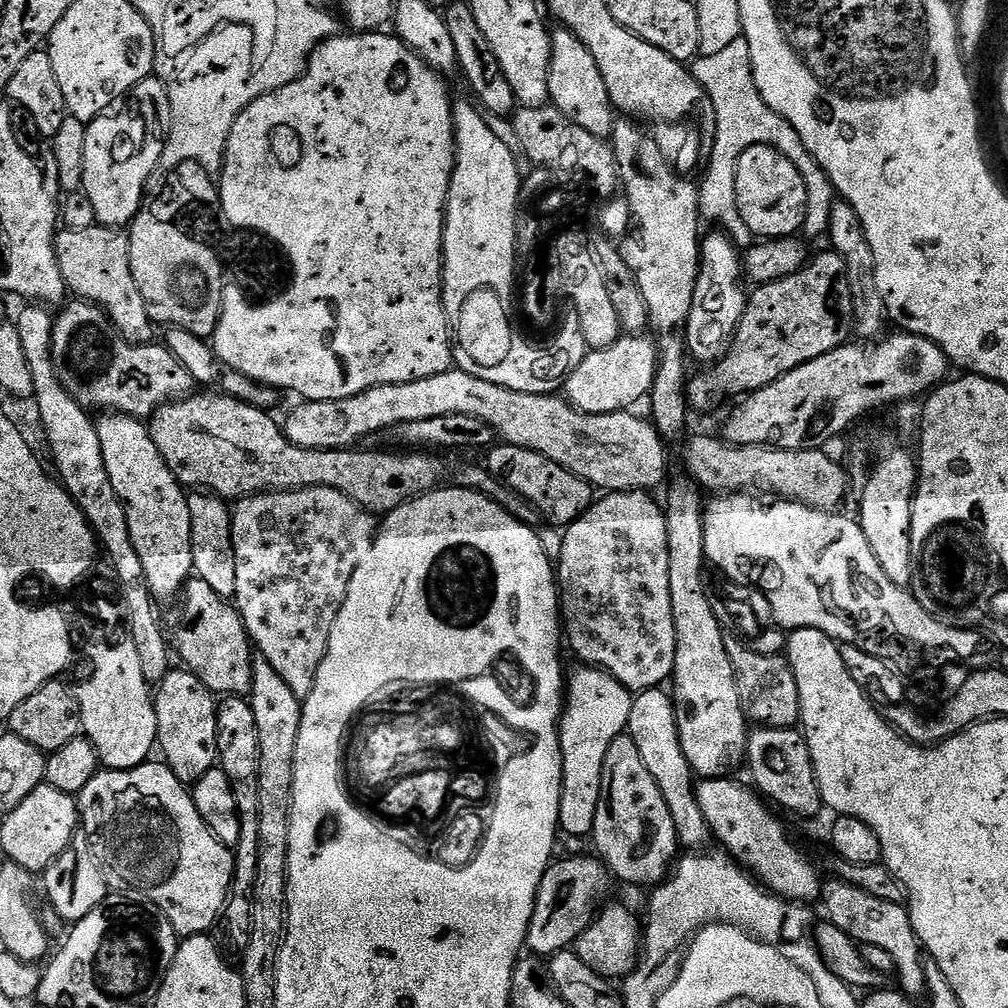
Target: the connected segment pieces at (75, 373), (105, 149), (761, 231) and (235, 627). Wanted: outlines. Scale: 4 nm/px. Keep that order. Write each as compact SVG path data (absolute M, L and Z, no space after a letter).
M79 298L71 302L73 304L65 303L60 316L58 314L55 317L52 326L52 357L62 386L66 386L68 393L84 408L104 408L100 410L105 413L121 412L124 416L150 418L163 404L179 400L193 391L194 382L190 374L182 370L174 354L170 354L163 343L131 344L98 305Z
M143 80L127 93L123 104L124 108L117 107L96 117L84 130L82 191L94 205L96 223L106 228L123 229L140 213L146 200L148 179L156 171L158 158L162 158L164 141L172 126L168 87L161 80Z
M750 146L736 163L736 214L756 238L792 238L804 227L808 191L798 166L770 146Z
M195 578L185 584L183 600L172 628L170 624L170 644L178 653L179 663L181 660L181 665L217 697L247 697L252 691L254 645L235 603L222 599L210 585Z

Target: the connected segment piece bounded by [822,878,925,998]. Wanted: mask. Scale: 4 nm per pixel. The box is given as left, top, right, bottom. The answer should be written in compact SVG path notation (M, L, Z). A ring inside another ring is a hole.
M839 878L825 883L822 888L822 901L828 911L827 919L838 930L846 930L850 938L863 946L878 946L886 950L890 958L894 958L895 979L900 979L899 991L909 998L923 997L924 991L924 963L920 939L914 934L914 926L908 917L907 907L892 898L866 894L866 890L855 888L853 884L845 884Z

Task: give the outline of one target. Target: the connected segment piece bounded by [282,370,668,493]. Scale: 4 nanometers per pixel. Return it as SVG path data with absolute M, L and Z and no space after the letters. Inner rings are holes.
M459 370L434 374L418 382L374 386L350 398L304 400L282 420L282 427L294 446L334 450L359 445L359 440L375 432L395 429L406 422L438 418L441 414L470 414L470 418L482 418L503 443L534 450L542 454L542 458L558 462L558 466L570 470L593 489L605 493L642 492L665 483L664 475L668 472L666 441L651 419L632 416L636 414L631 411L586 414L559 395L526 394Z

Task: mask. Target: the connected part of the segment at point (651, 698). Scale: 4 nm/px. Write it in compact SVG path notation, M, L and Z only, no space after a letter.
M663 687L651 688L639 693L632 701L630 718L626 735L634 738L634 746L638 746L638 754L642 754L642 762L646 762L646 770L654 774L654 782L658 782L658 790L662 790L662 798L666 798L666 806L670 806L670 818L674 818L674 830L679 847L684 850L704 850L714 837L706 818L702 818L702 808L696 801L696 784L690 762L686 762L686 754L682 754L682 746L678 738L676 725L676 708L672 697Z

